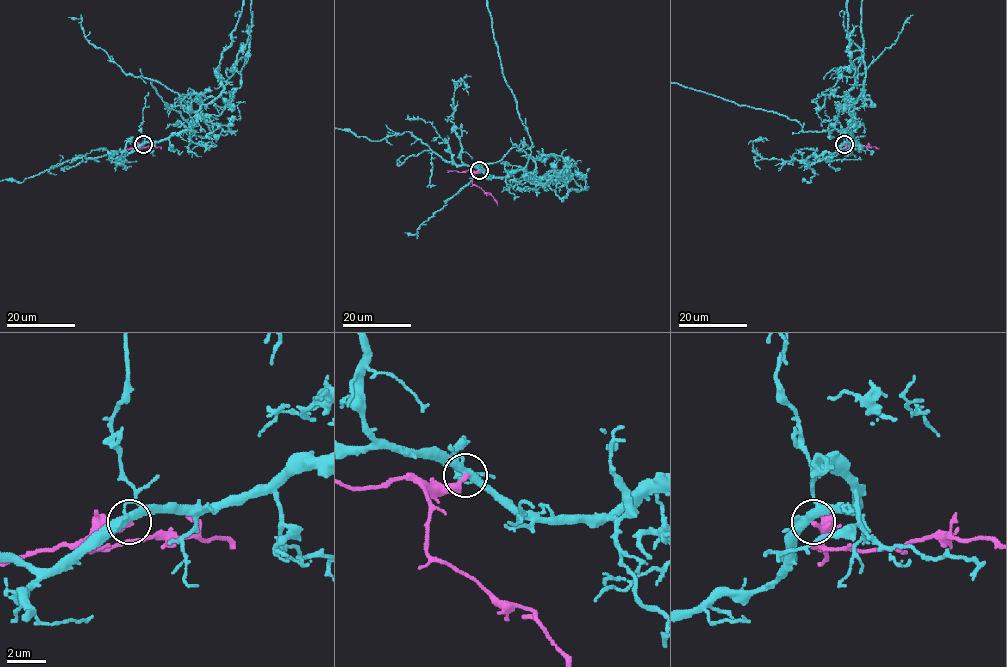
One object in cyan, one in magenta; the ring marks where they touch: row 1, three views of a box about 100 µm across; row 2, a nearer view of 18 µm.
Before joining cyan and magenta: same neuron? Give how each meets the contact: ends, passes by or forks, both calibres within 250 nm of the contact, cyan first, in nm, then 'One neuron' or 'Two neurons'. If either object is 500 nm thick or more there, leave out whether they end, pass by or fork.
At the ring cyan forks. At the ring magenta ends. Thickness 340 nm (cyan) against 300 nm. Two neurons

